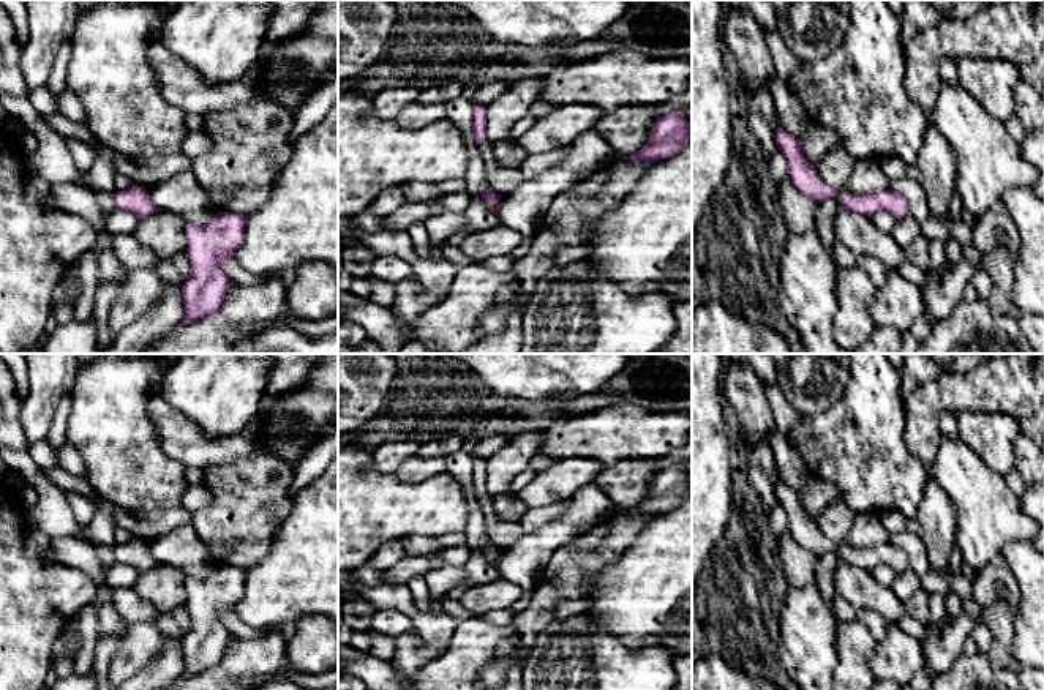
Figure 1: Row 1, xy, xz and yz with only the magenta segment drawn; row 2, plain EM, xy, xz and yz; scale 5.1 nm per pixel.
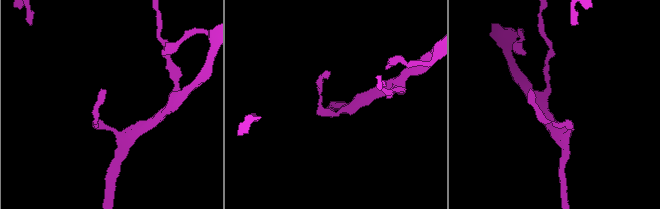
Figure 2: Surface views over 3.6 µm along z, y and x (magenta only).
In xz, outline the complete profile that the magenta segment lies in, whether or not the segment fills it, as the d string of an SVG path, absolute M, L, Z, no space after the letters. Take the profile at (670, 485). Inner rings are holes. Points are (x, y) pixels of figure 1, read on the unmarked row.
M681 464L657 471L649 485L648 496L637 507L624 512L633 516L662 515L676 508L684 501L690 488L692 480Z

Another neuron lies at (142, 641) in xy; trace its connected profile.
M160 613L155 621L130 624L107 671L112 690L136 679L164 644L182 644L183 638L185 633L172 613Z

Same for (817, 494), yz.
M810 477L799 497L806 513L815 519L829 504L839 497L839 489L829 480Z

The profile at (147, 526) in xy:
M183 507L152 510L145 513L114 508L115 527L126 529L134 538L150 542L183 524L191 524L193 513Z

